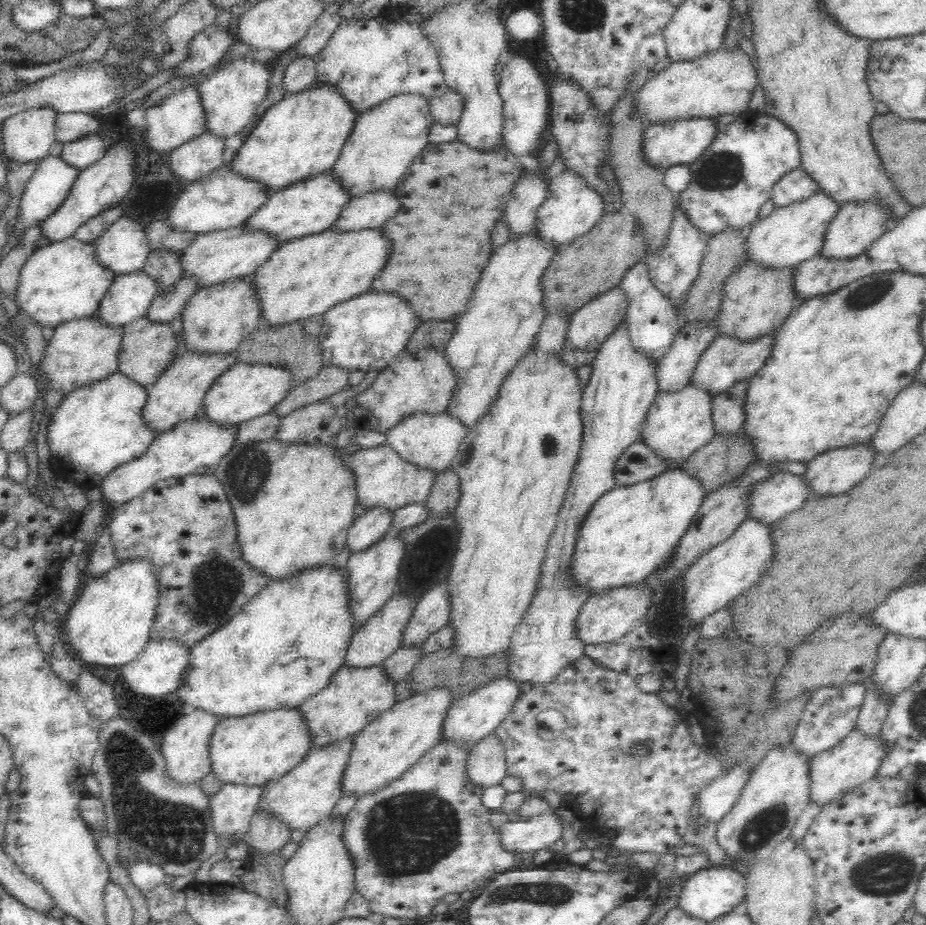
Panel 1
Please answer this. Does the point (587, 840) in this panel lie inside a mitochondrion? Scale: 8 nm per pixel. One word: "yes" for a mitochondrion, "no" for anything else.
no

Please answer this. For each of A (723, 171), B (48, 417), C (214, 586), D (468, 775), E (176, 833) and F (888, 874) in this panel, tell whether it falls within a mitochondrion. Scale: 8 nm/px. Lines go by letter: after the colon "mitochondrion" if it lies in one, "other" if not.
A: mitochondrion
B: other
C: mitochondrion
D: other
E: mitochondrion
F: mitochondrion

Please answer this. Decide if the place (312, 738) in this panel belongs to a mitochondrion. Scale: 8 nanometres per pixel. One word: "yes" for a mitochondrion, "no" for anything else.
no

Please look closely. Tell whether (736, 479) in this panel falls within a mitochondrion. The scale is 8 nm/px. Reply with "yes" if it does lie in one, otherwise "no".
no

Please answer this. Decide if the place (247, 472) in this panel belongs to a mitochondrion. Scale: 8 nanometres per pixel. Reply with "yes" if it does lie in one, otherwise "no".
yes

